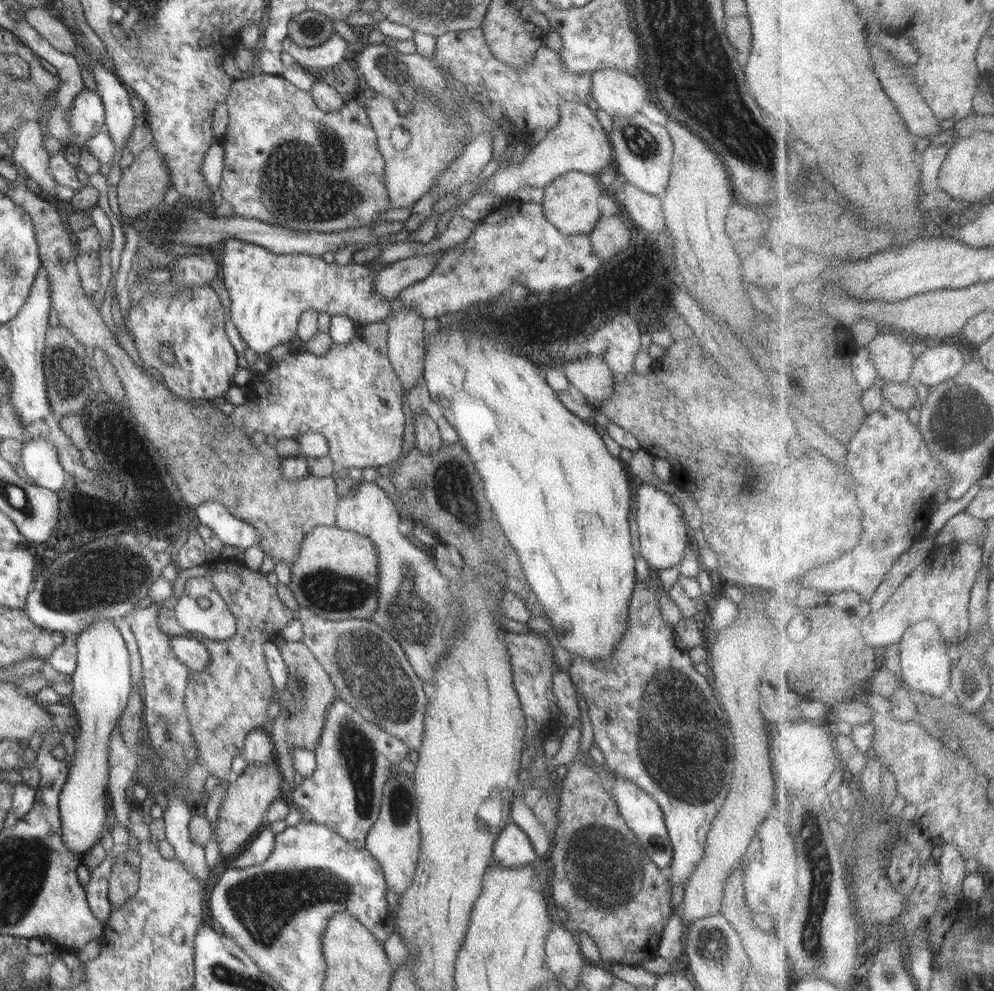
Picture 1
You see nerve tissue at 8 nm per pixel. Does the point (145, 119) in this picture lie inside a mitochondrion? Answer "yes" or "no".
no

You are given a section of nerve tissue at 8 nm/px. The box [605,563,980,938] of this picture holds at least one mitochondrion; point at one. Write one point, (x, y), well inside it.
(680, 740)

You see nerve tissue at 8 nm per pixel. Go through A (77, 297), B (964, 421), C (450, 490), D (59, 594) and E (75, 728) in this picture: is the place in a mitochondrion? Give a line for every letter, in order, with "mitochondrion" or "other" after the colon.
A: other
B: mitochondrion
C: mitochondrion
D: mitochondrion
E: other

